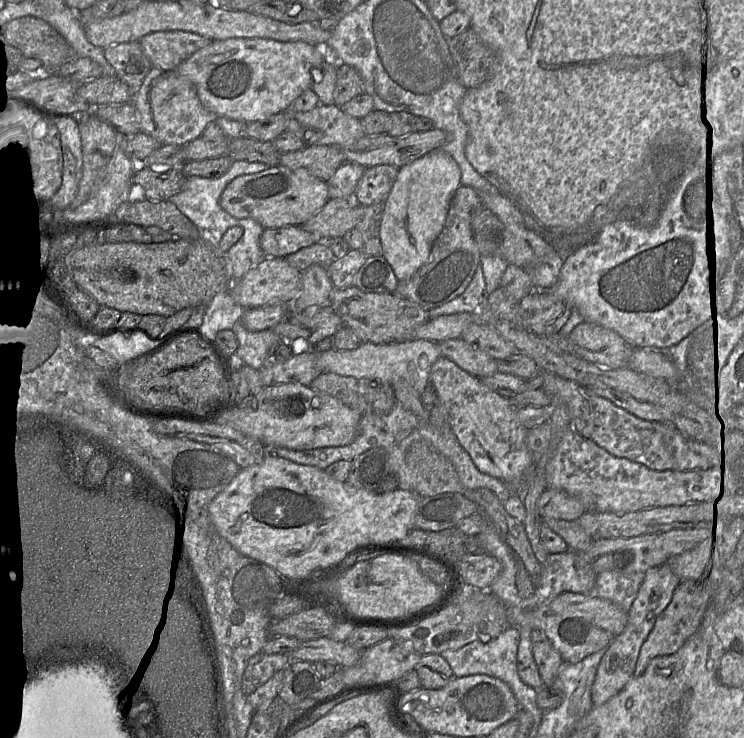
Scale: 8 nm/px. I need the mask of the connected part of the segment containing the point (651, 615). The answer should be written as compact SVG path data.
M666 564L652 567L642 573L636 597L628 611L629 620L626 627L604 648L602 657L591 689L592 709L596 708L617 695L631 680L635 670L642 644L652 630L657 617L669 604L679 579Z

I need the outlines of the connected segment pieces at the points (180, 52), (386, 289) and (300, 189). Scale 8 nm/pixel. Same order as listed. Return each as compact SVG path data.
M158 31L145 35L139 42L152 67L172 71L212 40L193 32Z
M382 255L367 257L353 282L360 291L373 294L394 294L397 285L398 279Z
M273 166L266 170L233 179L220 197L220 206L237 219L251 218L265 229L283 226L302 226L329 201L327 182L317 179L305 170Z

